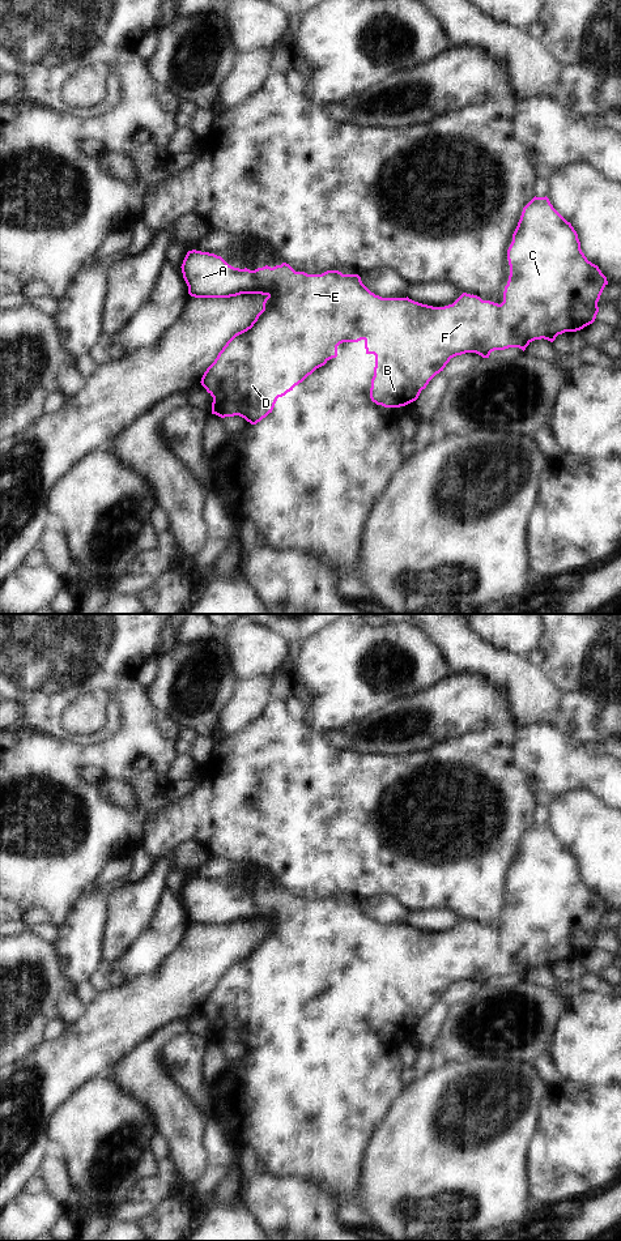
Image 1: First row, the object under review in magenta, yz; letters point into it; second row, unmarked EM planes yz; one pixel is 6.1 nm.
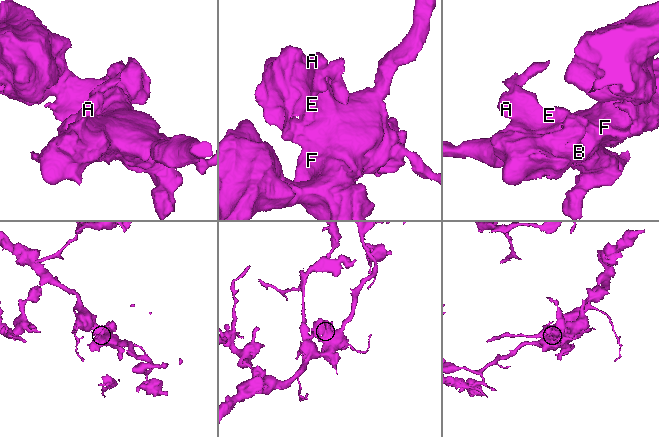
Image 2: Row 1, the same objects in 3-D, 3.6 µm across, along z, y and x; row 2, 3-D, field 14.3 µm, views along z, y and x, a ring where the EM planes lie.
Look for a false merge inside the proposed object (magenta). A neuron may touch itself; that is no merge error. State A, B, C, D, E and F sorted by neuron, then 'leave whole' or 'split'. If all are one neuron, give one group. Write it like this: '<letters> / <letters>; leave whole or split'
A B C D E F; leave whole

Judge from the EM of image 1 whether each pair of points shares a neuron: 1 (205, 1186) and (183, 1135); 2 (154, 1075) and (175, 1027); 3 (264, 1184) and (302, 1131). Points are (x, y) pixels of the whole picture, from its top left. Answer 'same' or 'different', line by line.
1: different
2: same
3: different

